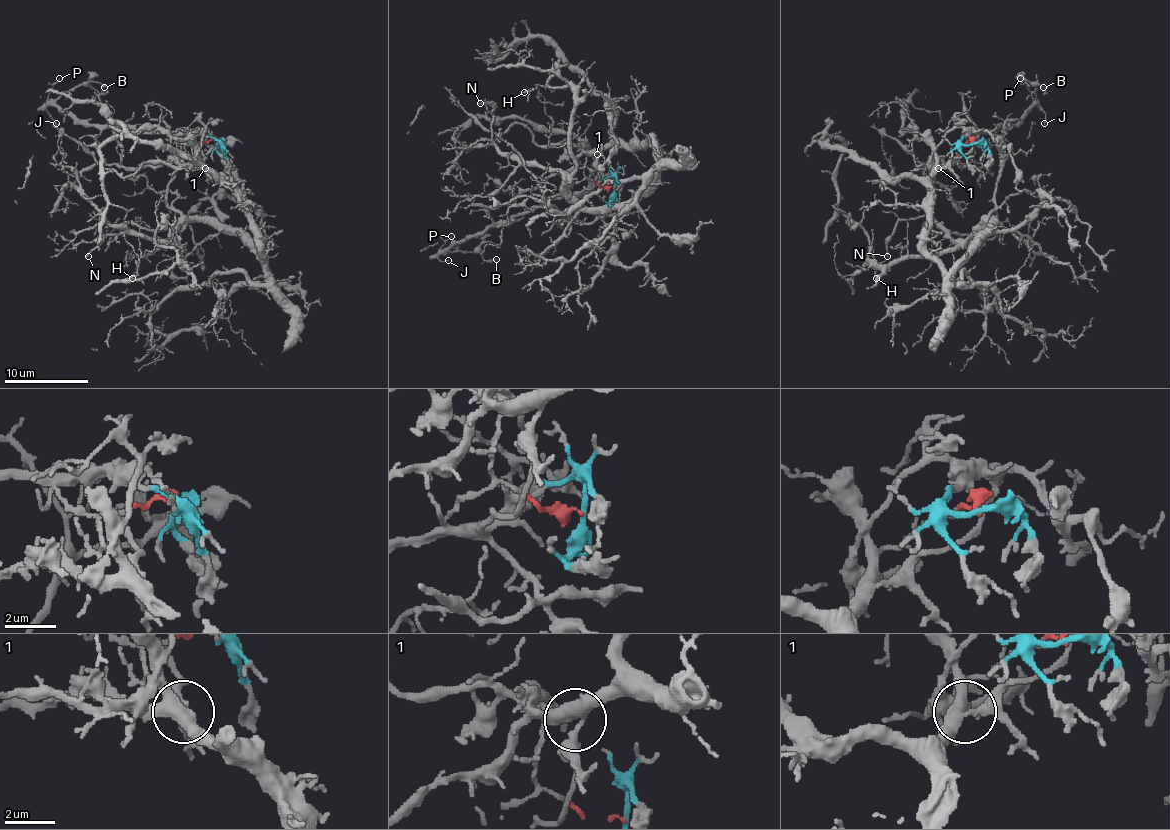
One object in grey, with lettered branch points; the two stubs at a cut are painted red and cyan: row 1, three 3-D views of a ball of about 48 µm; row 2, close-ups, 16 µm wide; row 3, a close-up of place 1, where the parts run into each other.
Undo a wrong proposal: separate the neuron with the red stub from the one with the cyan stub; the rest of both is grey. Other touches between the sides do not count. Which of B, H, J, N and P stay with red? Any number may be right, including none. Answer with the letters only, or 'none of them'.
H, N

